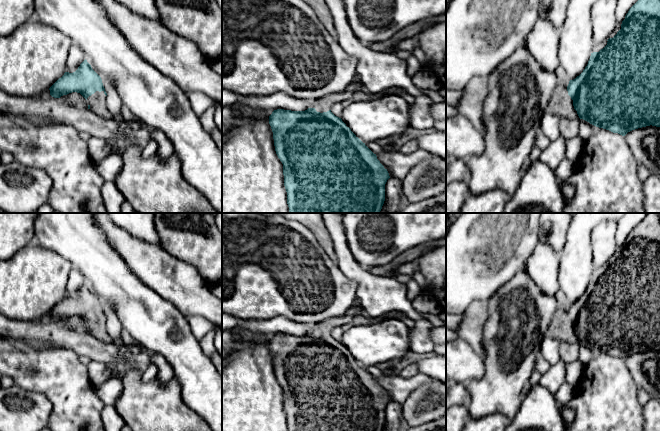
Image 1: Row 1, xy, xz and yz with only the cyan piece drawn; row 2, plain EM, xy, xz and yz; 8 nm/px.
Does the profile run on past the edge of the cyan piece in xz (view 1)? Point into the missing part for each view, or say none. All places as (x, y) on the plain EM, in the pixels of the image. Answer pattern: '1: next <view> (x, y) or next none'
1: next xz (323, 328)

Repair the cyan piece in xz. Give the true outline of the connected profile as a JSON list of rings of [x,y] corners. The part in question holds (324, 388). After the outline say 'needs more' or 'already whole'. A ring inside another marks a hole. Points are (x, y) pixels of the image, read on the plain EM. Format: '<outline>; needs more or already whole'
[[[357,298],[347,313],[340,317],[328,319],[317,324],[314,324],[310,331],[305,335],[291,335],[284,333],[277,333],[272,336],[269,340],[269,348],[273,356],[275,375],[283,388],[283,399],[284,399],[284,410],[287,416],[287,428],[288,431],[382,431],[385,425],[385,408],[390,402],[387,393],[377,383],[374,378],[366,369],[363,367],[341,342],[335,340],[331,336],[331,330],[336,326],[344,326],[352,321],[356,316],[362,314],[362,307],[359,299]]]; needs more

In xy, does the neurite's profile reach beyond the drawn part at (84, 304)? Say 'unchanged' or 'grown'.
grown

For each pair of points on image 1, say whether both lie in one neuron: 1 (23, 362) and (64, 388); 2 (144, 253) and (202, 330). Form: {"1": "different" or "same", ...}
{"1": "same", "2": "different"}

